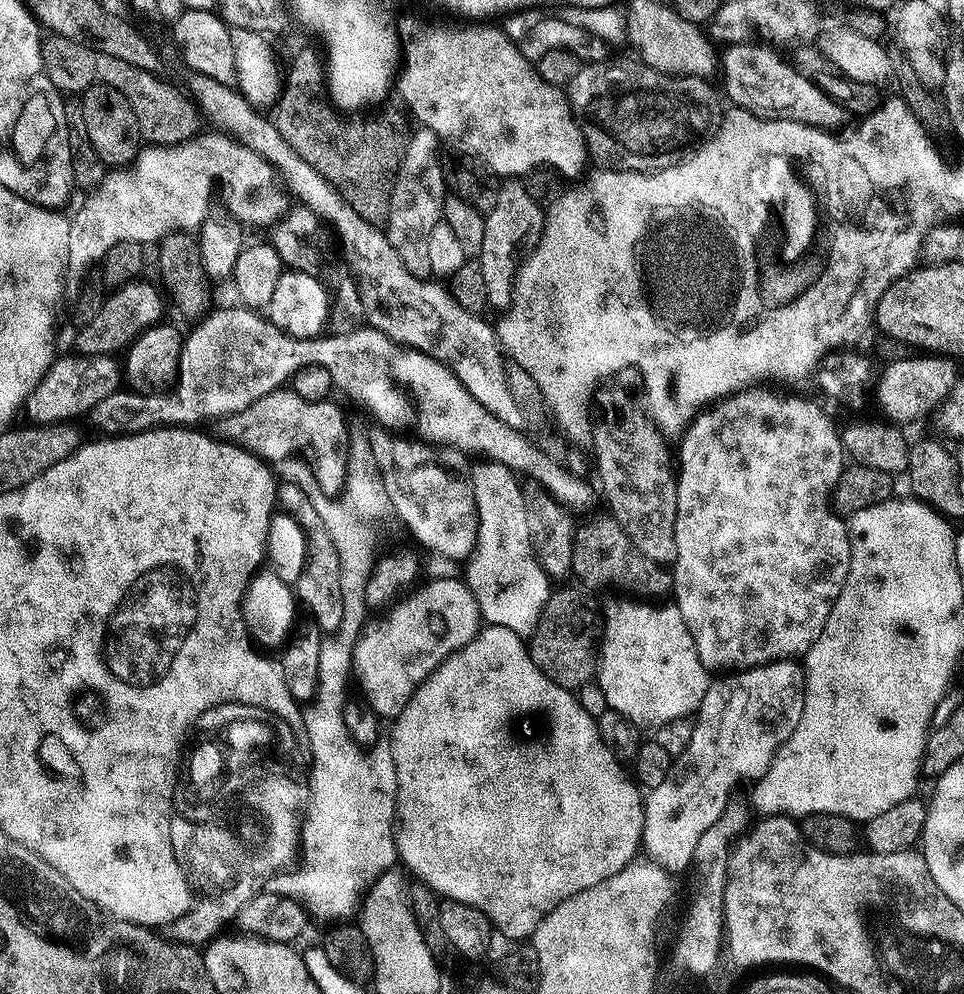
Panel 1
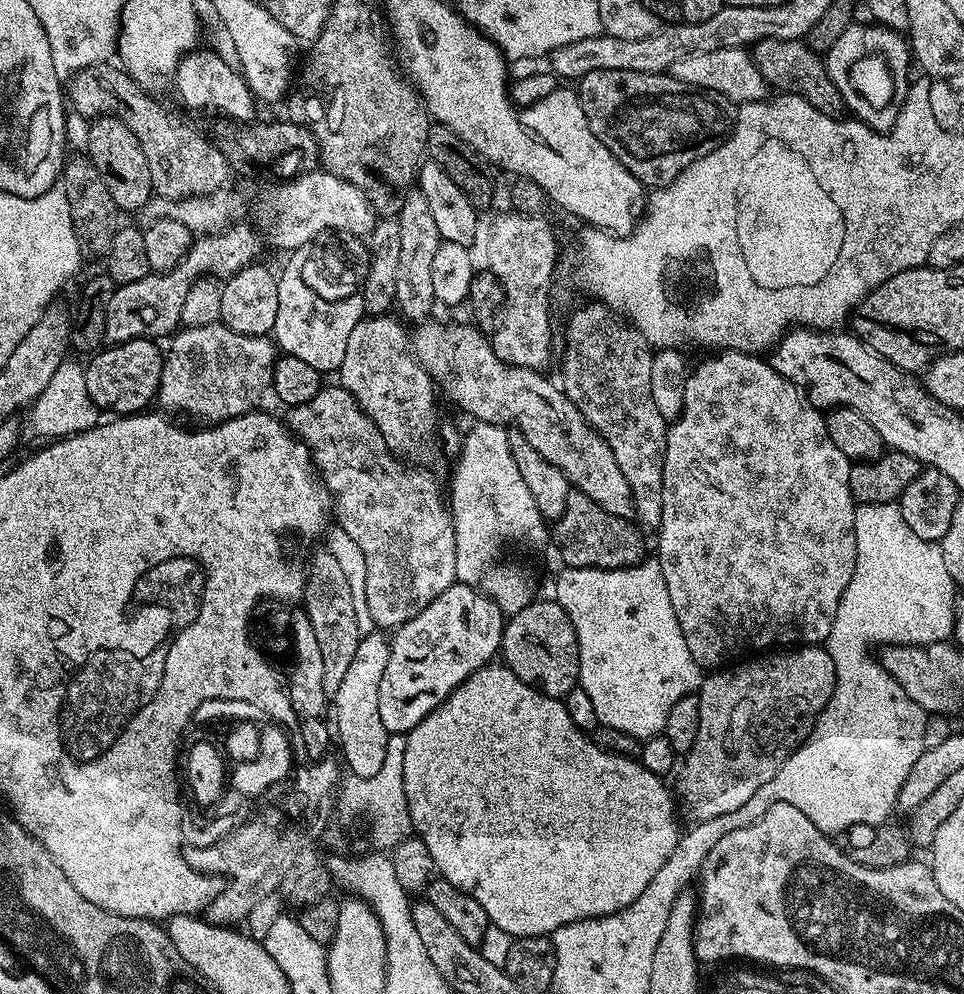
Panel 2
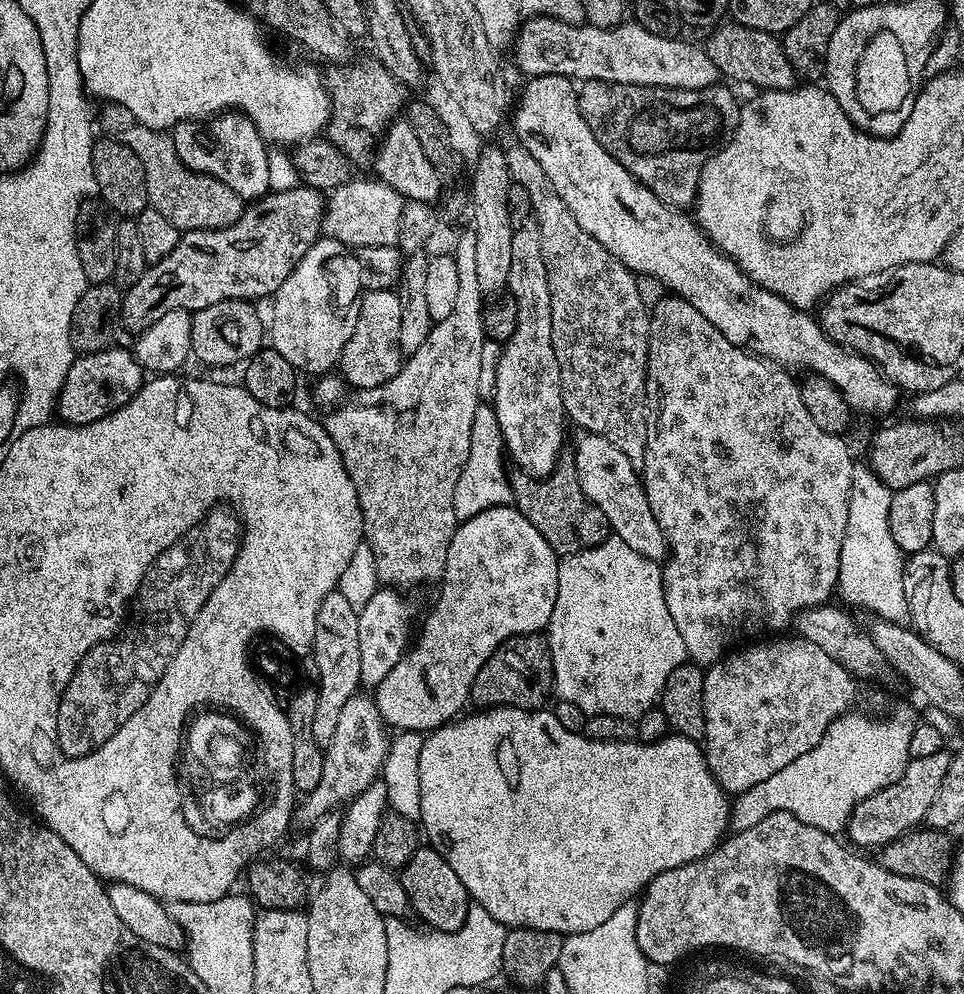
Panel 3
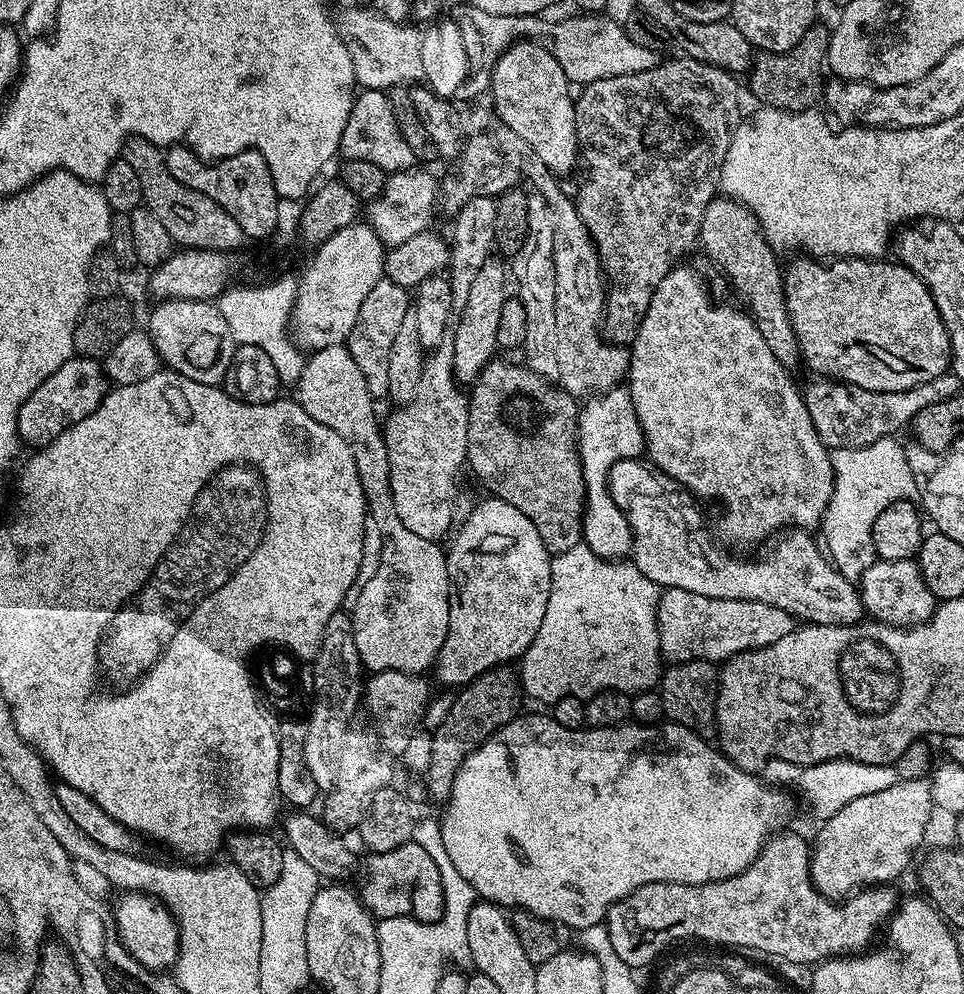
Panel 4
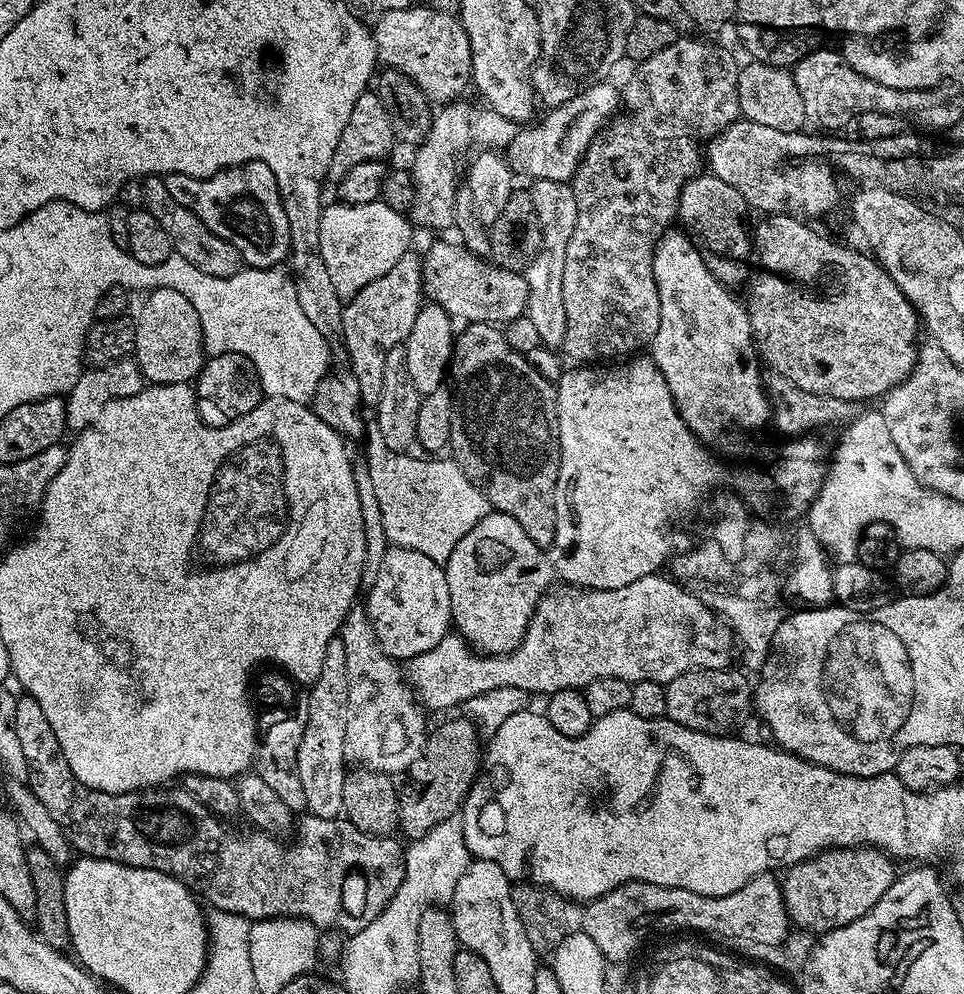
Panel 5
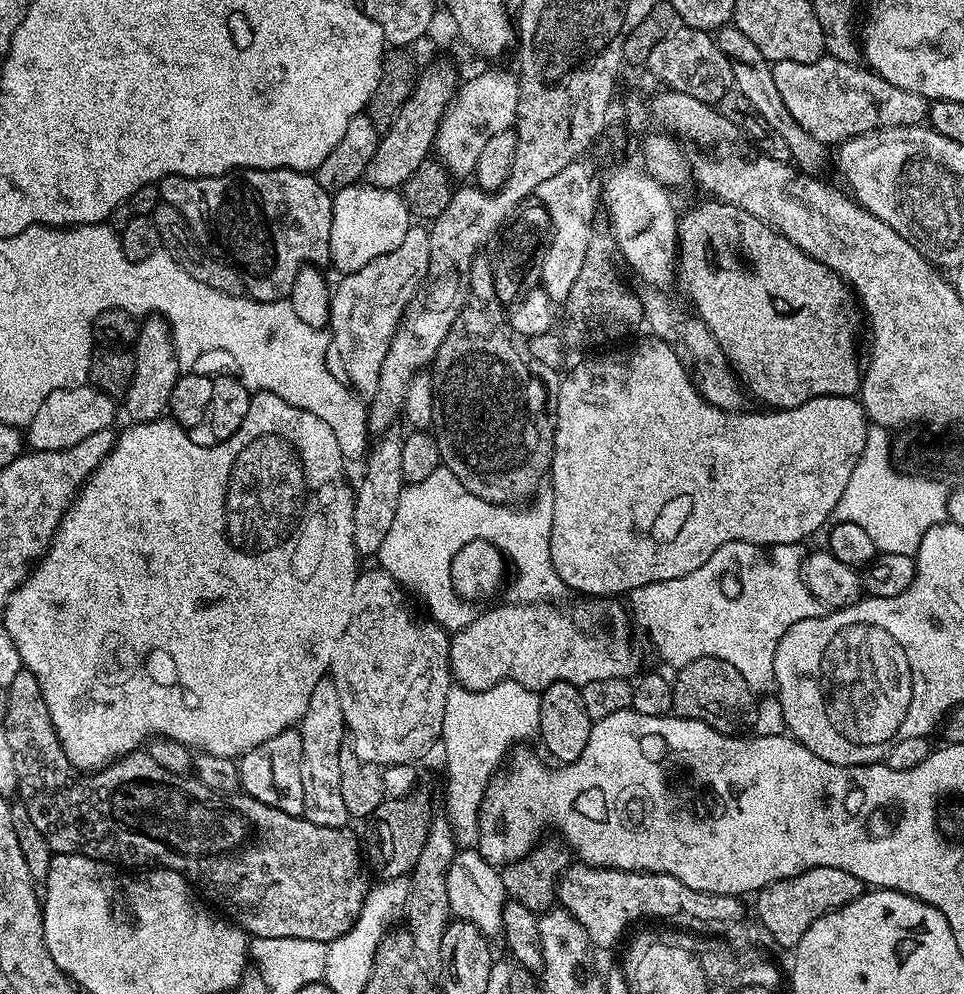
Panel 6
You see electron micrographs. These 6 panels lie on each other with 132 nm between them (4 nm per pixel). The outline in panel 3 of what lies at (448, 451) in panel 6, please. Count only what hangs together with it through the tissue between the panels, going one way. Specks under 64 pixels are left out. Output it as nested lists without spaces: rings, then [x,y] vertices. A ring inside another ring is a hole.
[[[561,455],[555,470],[548,476],[537,478],[517,471],[511,477],[512,499],[514,506],[526,519],[550,542],[557,556],[563,558],[571,552],[581,552],[583,548],[593,548],[609,539],[608,519],[582,494],[582,486],[578,482],[578,470],[575,459],[571,455]]]

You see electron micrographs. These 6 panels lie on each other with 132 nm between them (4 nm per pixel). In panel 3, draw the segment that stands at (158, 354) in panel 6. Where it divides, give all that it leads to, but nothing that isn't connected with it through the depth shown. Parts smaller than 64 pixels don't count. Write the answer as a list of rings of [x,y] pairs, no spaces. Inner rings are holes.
[[[223,300],[193,312],[192,356],[216,368],[251,360],[266,340],[266,324],[260,321],[256,308],[257,305],[250,300]]]

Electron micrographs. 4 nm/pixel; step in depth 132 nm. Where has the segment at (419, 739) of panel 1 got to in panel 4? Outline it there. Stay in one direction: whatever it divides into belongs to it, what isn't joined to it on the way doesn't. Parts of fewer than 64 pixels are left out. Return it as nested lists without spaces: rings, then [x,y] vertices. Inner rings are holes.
[[[521,714],[497,730],[485,744],[476,747],[462,762],[452,780],[448,799],[443,805],[444,817],[439,817],[438,823],[442,830],[442,843],[446,846],[446,854],[450,854],[451,871],[454,870],[456,876],[466,878],[466,882],[474,886],[481,901],[498,904],[505,910],[532,912],[535,916],[579,930],[601,923],[615,904],[623,902],[634,890],[647,884],[709,884],[715,880],[737,876],[742,870],[746,870],[746,866],[750,866],[750,862],[754,862],[757,854],[764,849],[769,835],[781,831],[787,825],[784,823],[792,816],[792,800],[787,795],[791,796],[783,787],[773,786],[759,775],[734,766],[719,747],[686,730],[681,724],[661,722],[654,725],[629,722],[619,724],[616,728],[585,726],[577,730],[558,726],[558,722],[554,722],[548,714]]]

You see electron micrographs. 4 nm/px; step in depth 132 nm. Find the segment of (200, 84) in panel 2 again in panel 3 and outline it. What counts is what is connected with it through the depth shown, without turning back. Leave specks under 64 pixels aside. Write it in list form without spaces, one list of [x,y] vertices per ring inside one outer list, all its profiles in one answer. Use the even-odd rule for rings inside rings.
[[[225,110],[209,119],[208,132],[199,132],[190,120],[178,122],[170,129],[174,150],[191,172],[201,172],[218,178],[246,202],[255,202],[268,195],[272,184],[272,164],[268,161],[268,148],[254,122],[243,112]],[[268,147],[268,148],[267,148]],[[272,184],[272,185],[271,185]]]

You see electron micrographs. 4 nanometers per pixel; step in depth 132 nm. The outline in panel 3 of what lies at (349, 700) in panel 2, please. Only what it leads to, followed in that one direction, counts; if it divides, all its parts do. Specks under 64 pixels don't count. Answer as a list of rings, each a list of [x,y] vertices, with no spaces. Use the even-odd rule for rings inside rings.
[[[380,588],[359,613],[358,642],[361,651],[361,683],[369,688],[380,684],[386,674],[397,665],[410,644],[410,626],[414,618],[411,604],[399,591]]]

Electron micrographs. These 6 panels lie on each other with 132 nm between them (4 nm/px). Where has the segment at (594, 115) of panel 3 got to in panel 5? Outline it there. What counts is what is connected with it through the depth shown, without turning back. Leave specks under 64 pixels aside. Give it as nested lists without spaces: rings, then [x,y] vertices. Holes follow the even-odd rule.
[[[677,38],[666,50],[658,50],[654,58],[646,58],[635,65],[636,73],[628,80],[628,85],[622,88],[622,100],[627,106],[628,117],[625,120],[613,119],[592,141],[588,151],[581,159],[576,173],[571,178],[571,186],[574,190],[574,202],[578,206],[578,218],[574,222],[574,234],[570,234],[570,246],[566,246],[566,266],[562,270],[562,302],[566,306],[566,322],[568,329],[564,335],[562,352],[572,359],[577,365],[584,366],[589,362],[612,362],[617,358],[628,358],[641,350],[647,349],[652,343],[654,334],[658,334],[658,322],[660,321],[660,299],[658,298],[658,286],[654,282],[654,270],[652,269],[652,253],[656,250],[656,241],[673,227],[680,210],[680,195],[686,181],[701,171],[702,148],[696,145],[692,134],[701,132],[704,138],[711,138],[717,132],[730,127],[736,120],[741,119],[738,106],[738,74],[741,65],[724,48],[711,44],[711,39],[684,40]]]

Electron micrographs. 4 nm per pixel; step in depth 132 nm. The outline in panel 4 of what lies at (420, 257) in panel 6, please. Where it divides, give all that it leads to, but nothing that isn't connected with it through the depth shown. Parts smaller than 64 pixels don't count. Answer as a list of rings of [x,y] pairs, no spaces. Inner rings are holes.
[[[385,278],[377,282],[370,294],[366,294],[366,302],[362,302],[362,310],[358,310],[354,330],[349,334],[346,345],[355,362],[358,362],[358,367],[366,378],[369,393],[374,398],[387,397],[390,382],[390,342],[394,342],[398,335],[398,326],[402,326],[402,318],[406,318],[409,310],[409,289]]]

